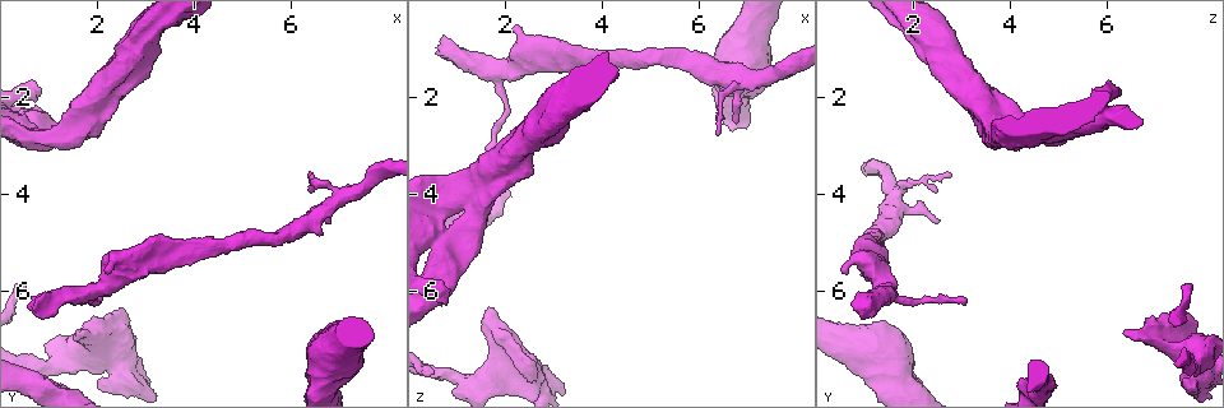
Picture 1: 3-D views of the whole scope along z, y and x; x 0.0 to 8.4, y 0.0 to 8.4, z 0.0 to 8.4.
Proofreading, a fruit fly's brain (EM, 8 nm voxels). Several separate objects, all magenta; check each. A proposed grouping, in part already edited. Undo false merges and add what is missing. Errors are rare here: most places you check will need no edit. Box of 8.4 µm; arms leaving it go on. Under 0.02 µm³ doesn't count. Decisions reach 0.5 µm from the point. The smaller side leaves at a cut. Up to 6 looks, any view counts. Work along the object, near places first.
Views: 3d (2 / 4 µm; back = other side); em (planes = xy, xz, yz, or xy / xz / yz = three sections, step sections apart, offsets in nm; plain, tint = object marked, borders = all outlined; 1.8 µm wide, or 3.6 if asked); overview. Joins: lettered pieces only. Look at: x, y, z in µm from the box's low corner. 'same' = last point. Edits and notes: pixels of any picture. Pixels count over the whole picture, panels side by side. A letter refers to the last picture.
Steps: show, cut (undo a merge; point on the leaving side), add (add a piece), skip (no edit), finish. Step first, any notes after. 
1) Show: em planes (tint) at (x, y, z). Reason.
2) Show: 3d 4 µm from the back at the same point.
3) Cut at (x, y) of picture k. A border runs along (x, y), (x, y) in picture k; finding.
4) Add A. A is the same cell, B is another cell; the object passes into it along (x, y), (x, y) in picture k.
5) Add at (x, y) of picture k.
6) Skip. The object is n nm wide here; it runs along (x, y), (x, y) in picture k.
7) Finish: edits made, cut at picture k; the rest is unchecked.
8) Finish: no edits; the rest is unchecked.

Show: em planes (borders) at (0.75, 1.85, 6.25). Branch stops here.

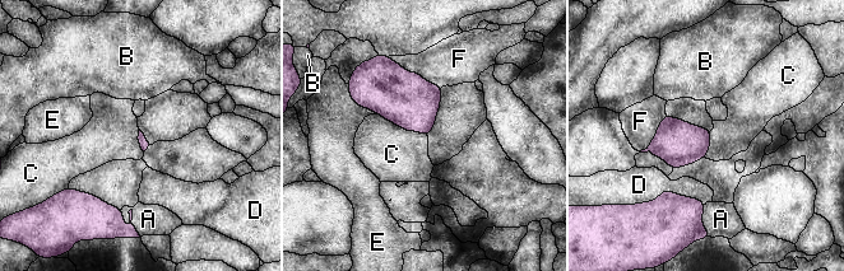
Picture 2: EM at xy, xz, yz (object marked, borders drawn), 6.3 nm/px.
Skip. A, B, C, D, E and F are other cells; a border runs along (378, 113), (427, 139) in picture 2; no lettered piece goes on from it.

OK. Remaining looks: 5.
Show: 3d 2 µm at (6.70, 4.60, 2.55). An open end.

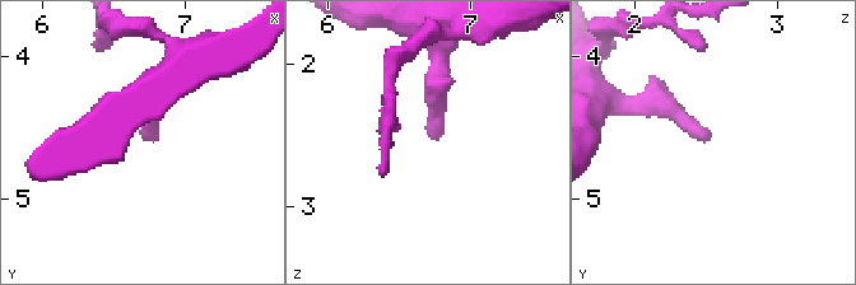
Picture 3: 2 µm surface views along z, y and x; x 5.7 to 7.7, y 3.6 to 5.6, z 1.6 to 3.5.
Show: em 3.6 µm planes (borders) at (6.74, 4.58, 2.50).

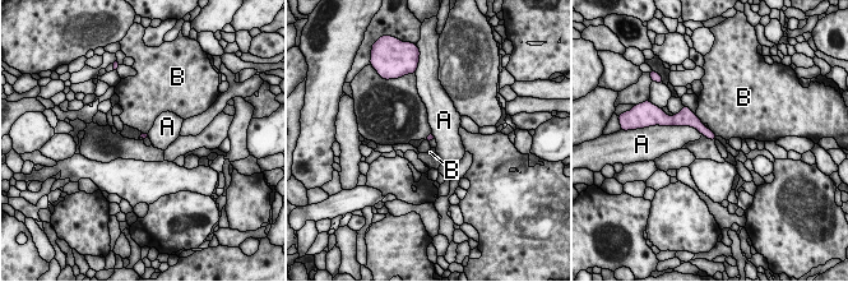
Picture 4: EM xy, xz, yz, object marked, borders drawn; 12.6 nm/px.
Skip. A and B are other cells; a border runs along (695, 114), (703, 124) in picture 4; none of them fits.

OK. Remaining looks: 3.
Show: em planes (borders) at (1.90, 6.95, 6.45). Thick end.

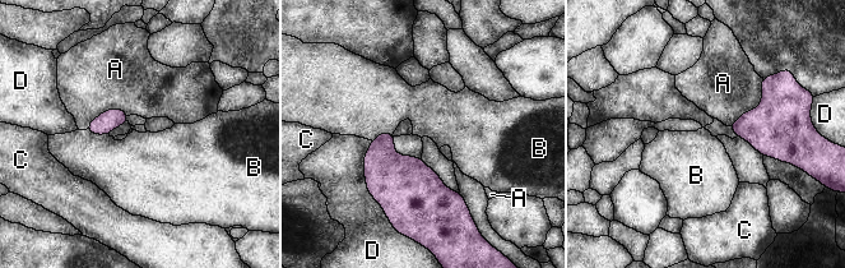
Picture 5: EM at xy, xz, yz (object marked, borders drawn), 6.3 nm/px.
Skip. A, B, C and D are other cells; a border runs along (86, 129), (93, 134), (108, 135) in picture 5; no lettered piece goes on from it.

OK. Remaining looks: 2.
Finish: no edits; the rest is unchecked.

